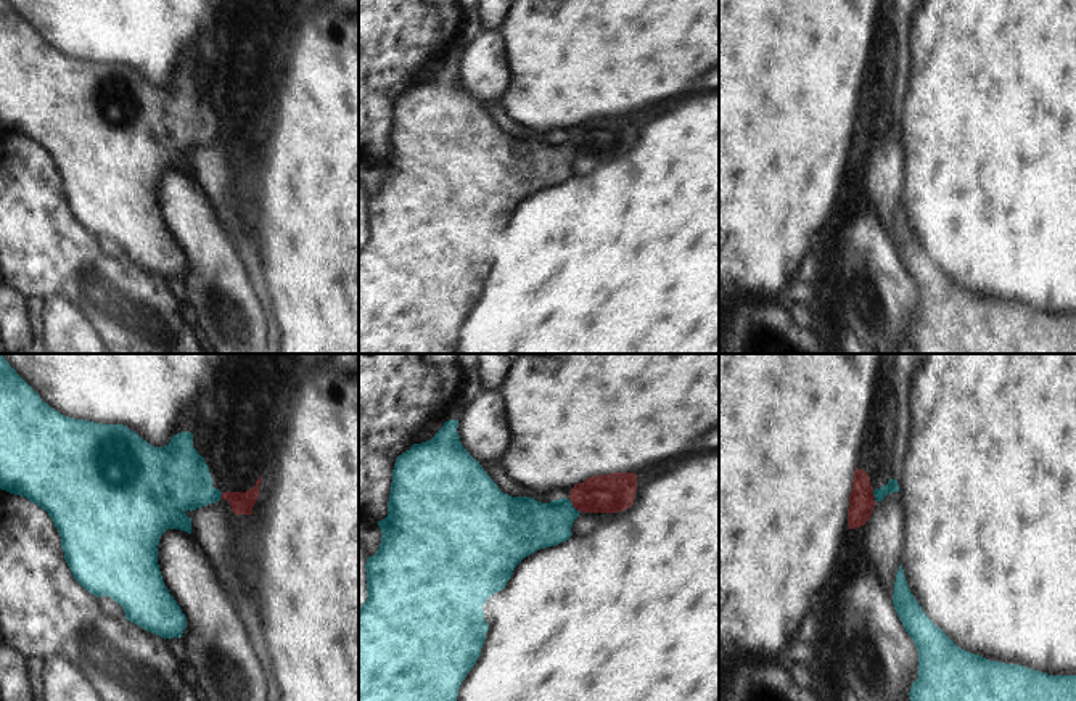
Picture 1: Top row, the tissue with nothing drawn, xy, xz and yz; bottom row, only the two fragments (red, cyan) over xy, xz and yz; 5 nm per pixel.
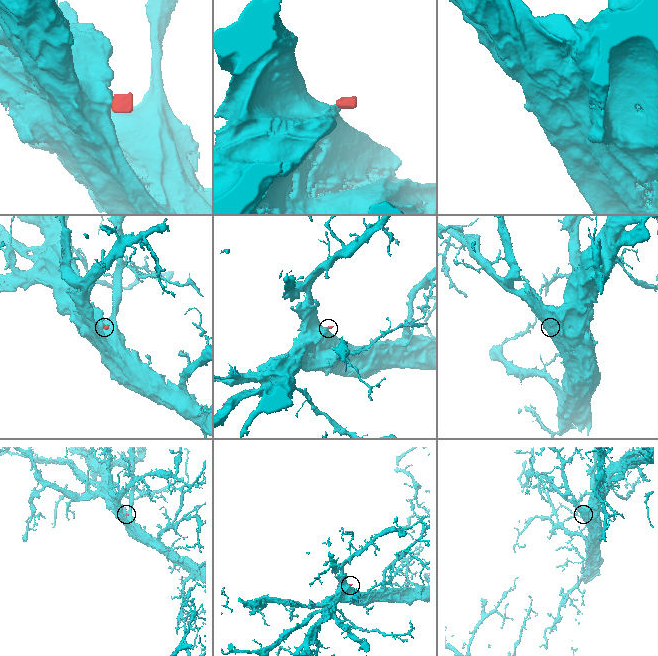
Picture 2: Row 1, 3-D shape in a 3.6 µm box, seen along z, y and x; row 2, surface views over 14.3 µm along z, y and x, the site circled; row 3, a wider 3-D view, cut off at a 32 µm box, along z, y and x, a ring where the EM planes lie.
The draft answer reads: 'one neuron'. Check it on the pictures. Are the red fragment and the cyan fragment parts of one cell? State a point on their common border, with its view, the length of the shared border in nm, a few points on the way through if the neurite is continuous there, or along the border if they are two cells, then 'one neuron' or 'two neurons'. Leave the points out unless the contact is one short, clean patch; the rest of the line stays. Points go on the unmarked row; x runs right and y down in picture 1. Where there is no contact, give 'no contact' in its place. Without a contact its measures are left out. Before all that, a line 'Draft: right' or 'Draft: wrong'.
Draft: wrong
contact xz (574, 147); length 100 nm; border xz (568, 139), (581, 151); two neurons

